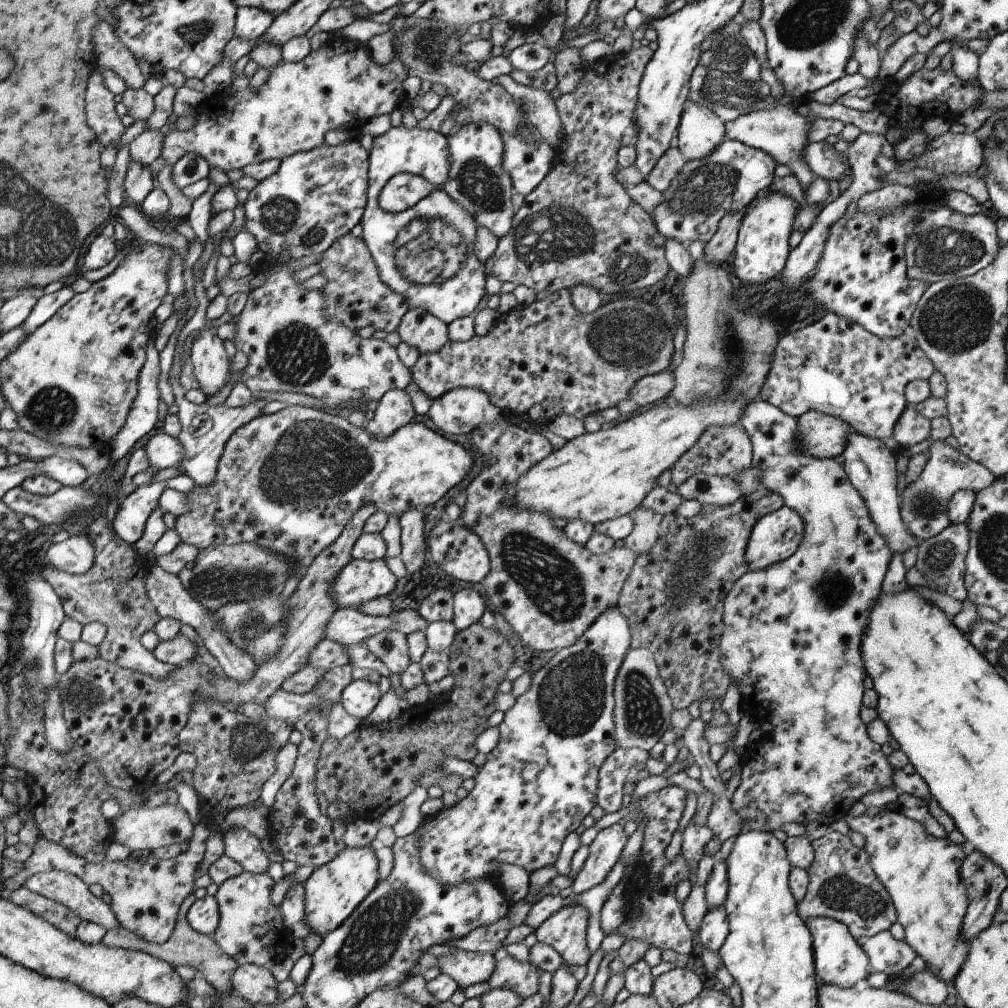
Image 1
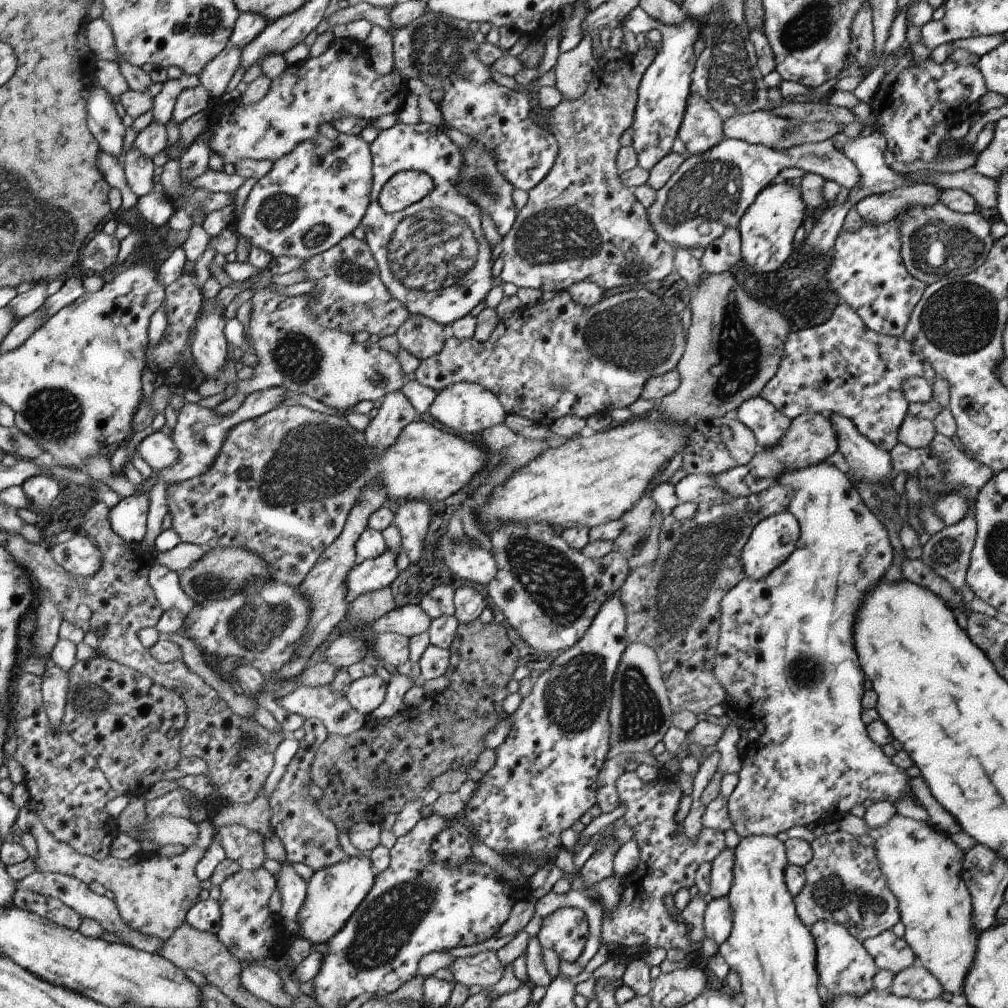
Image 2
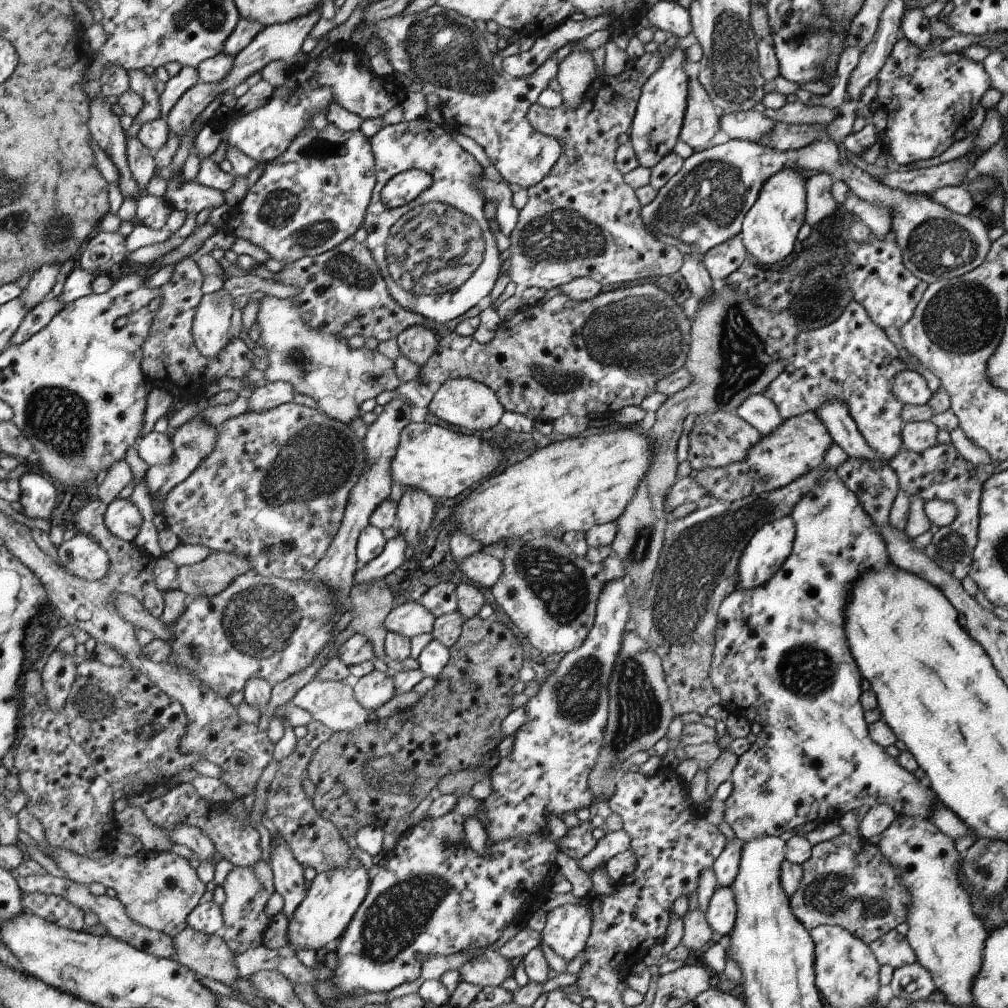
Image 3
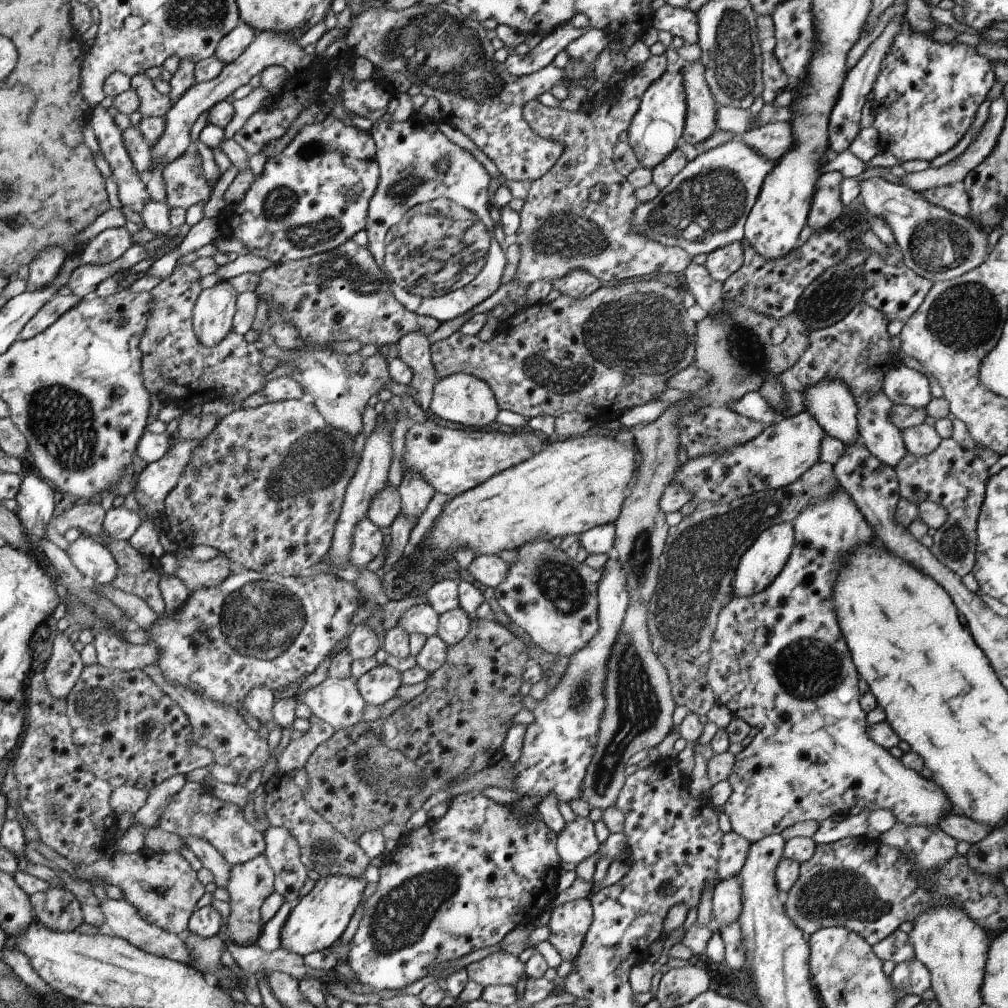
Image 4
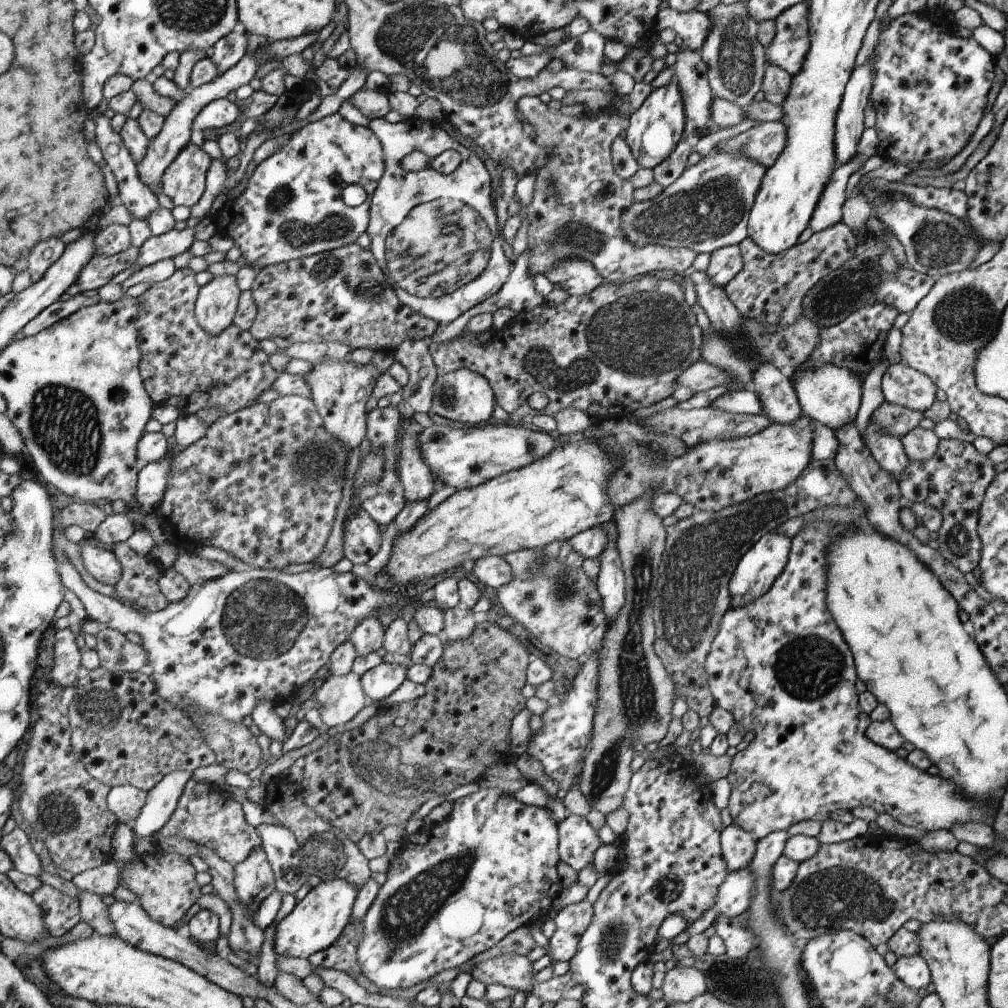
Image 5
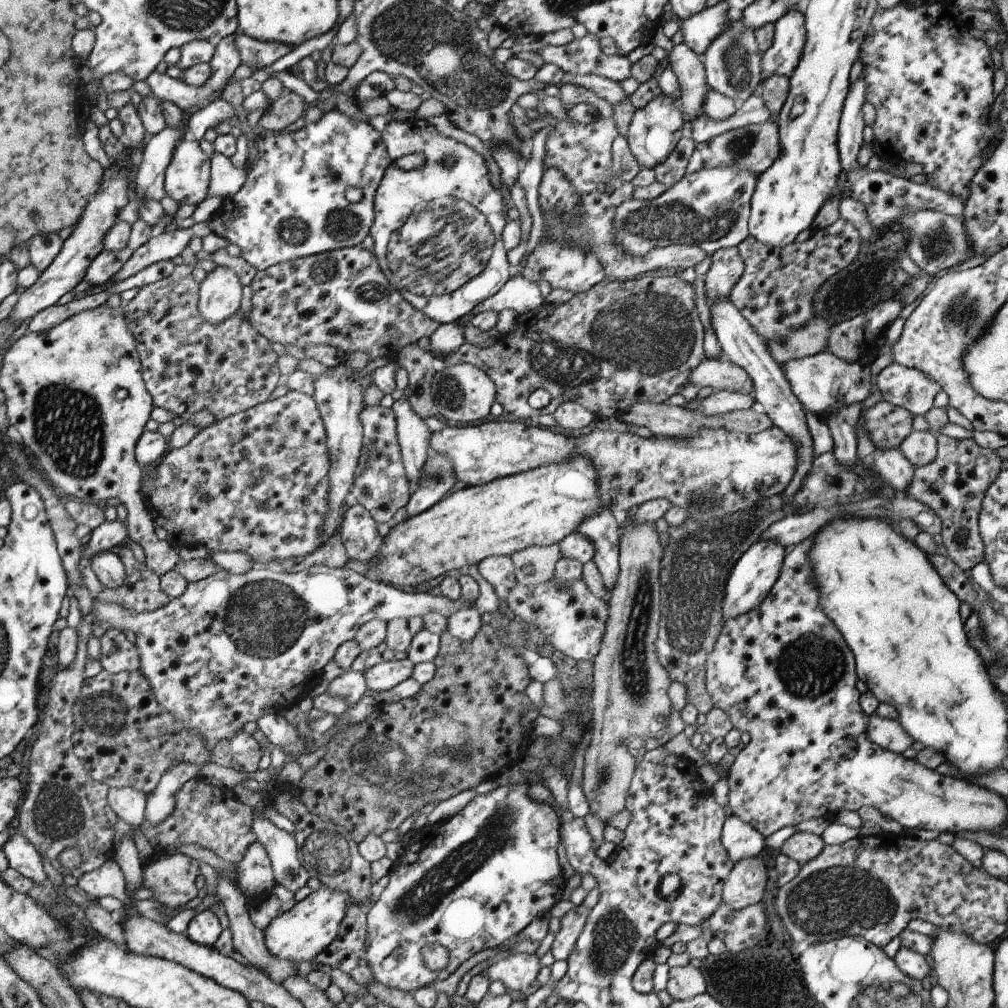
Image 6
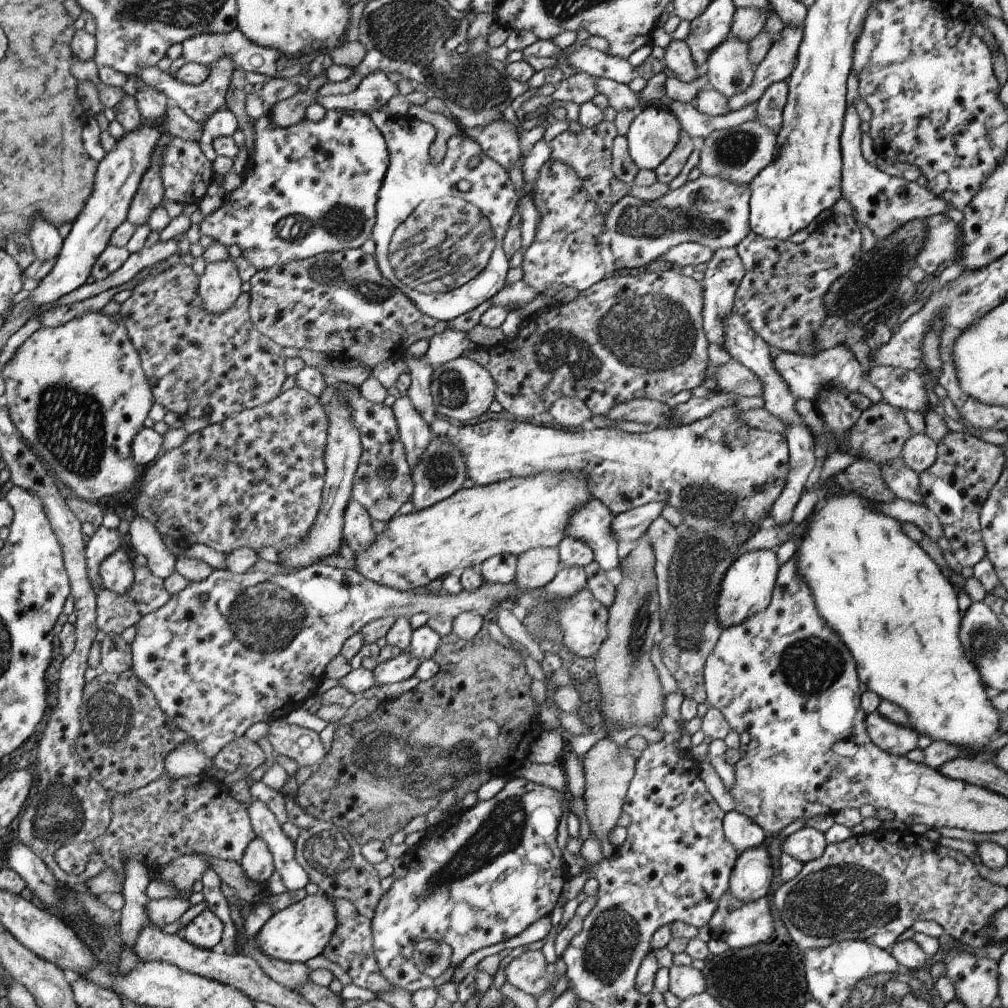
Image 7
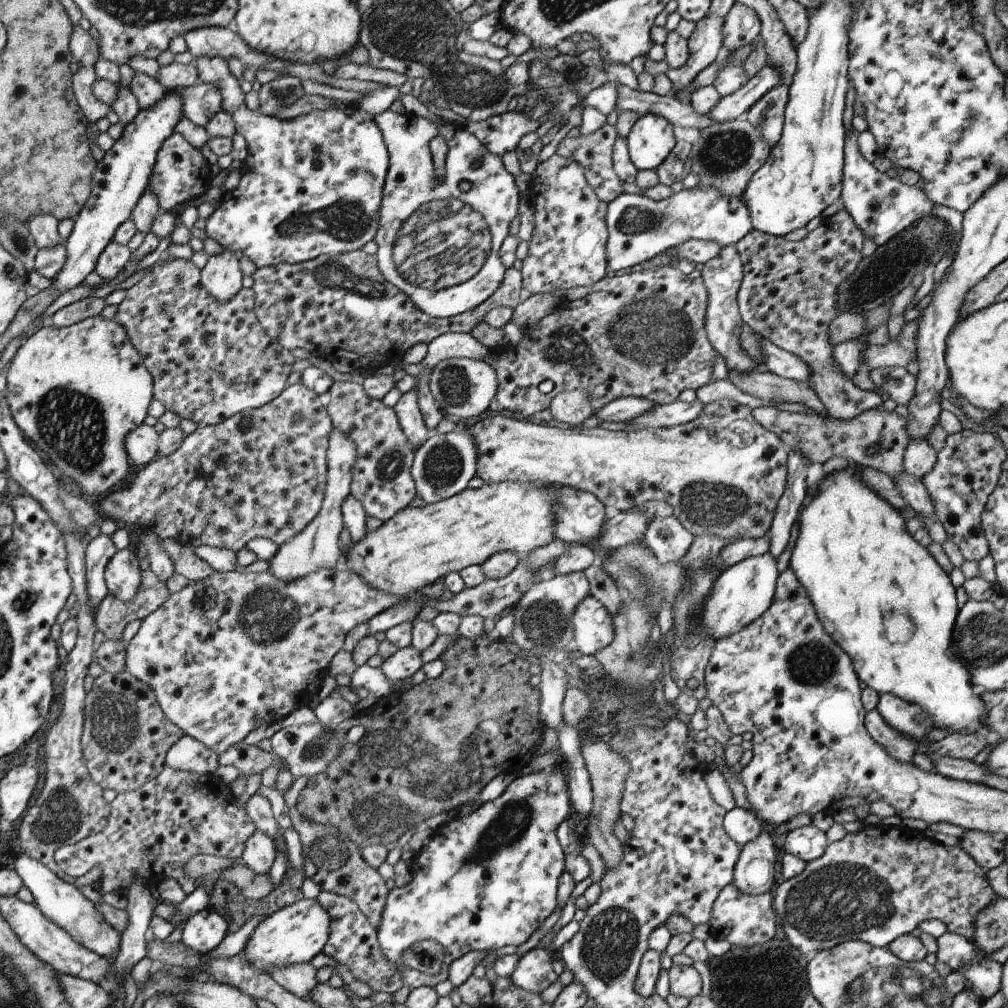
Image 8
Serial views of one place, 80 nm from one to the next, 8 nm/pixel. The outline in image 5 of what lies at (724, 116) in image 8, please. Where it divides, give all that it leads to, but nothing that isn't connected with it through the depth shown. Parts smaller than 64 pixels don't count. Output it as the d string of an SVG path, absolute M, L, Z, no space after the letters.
M801 2L775 18L775 37L765 51L768 65L780 67L792 77L800 72L810 48L808 7L808 2Z

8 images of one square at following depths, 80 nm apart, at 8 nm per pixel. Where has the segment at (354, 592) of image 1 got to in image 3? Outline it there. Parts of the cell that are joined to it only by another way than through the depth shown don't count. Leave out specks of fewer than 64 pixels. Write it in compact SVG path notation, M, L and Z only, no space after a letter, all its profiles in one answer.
M399 532L396 537L386 541L384 550L374 560L371 560L363 569L357 570L354 576L356 583L371 583L388 577L404 562L404 548L407 548L407 542Z

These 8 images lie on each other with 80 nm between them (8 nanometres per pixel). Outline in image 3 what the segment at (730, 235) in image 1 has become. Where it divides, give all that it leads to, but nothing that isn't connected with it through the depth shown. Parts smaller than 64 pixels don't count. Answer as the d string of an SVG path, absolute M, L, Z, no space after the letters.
M735 236L710 249L705 254L703 263L714 281L724 281L742 266L747 255L742 239Z

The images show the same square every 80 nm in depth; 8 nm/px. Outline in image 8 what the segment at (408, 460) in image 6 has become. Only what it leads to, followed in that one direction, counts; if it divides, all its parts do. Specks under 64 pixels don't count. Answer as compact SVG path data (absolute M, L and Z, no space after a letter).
M410 389L402 394L401 398L393 409L400 418L400 423L405 434L410 438L416 450L429 437L429 430L426 428L423 416L418 404L418 391Z

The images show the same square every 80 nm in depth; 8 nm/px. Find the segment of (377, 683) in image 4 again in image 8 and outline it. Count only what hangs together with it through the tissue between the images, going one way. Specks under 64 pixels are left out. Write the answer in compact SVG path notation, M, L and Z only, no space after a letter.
M415 646L398 649L381 665L385 675L393 682L409 679L423 668L422 653Z

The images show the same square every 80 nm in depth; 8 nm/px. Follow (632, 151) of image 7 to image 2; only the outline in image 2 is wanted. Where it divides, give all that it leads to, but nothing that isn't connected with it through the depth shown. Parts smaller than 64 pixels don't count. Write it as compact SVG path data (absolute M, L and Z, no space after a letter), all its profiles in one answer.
M640 5L628 13L624 24L630 32L637 35L643 35L654 28L662 34L662 50L658 50L654 62L646 69L638 87L639 97L632 126L632 146L637 154L638 165L650 170L670 152L674 138L678 136L687 100L692 93L690 74L697 61L693 44L699 37L699 25L688 16L677 27L662 24L640 8Z

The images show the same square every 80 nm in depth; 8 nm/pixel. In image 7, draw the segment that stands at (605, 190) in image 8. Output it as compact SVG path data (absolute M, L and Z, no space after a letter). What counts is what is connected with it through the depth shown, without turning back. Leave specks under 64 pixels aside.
M608 120L600 121L595 127L583 128L578 134L570 130L557 135L549 142L551 146L551 158L555 161L565 162L576 171L579 179L583 182L584 188L589 192L591 199L597 204L599 212L603 217L621 198L629 194L630 184L622 182L612 168L613 140L617 137L614 122Z

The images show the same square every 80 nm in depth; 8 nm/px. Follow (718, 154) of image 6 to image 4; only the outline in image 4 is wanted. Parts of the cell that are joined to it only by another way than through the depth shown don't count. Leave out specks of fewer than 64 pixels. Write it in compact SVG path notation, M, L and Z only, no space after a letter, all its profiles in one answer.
M775 122L748 129L740 140L752 147L766 160L777 161L793 147L793 134L790 122Z

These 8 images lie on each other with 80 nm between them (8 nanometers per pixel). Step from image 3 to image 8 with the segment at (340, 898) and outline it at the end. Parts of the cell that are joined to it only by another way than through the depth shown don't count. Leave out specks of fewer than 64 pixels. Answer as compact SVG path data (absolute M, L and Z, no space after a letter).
M304 898L263 918L241 953L255 969L263 973L288 965L311 962L317 954L323 952L326 941L329 940L331 925L329 913L318 901L315 898Z

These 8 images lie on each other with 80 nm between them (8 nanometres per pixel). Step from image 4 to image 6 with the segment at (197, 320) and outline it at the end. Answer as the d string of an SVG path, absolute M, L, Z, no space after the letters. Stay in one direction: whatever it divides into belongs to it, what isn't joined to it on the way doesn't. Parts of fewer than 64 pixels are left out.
M217 263L199 283L197 309L208 322L222 323L238 310L242 300L242 284L227 263Z

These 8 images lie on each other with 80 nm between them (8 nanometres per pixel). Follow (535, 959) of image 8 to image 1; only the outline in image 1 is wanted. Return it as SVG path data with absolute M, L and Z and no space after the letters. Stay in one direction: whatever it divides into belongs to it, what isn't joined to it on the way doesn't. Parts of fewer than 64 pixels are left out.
M458 950L438 959L436 966L455 980L462 989L477 982L488 982L496 966L493 953Z

